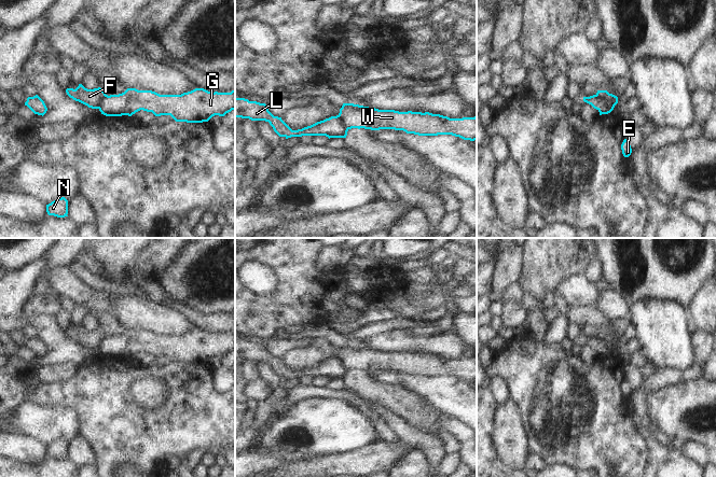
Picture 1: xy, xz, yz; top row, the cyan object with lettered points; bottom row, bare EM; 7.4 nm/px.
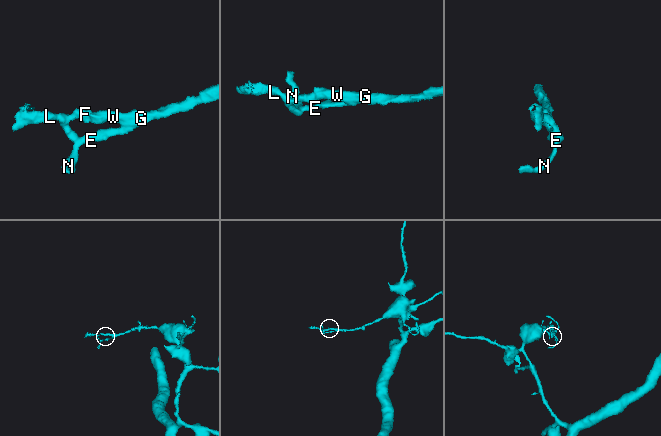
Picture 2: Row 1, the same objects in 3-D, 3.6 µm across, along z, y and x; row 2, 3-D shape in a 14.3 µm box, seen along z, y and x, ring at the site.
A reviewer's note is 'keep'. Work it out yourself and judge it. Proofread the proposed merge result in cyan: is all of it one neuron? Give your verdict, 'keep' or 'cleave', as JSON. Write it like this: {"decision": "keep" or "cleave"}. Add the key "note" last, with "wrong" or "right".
{"decision": "cleave", "note": "wrong"}

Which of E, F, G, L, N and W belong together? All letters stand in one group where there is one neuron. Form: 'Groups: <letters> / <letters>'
Groups: E G N W / F L.

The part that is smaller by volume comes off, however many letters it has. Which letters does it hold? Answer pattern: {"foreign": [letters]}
{"foreign": ["F", "L"]}

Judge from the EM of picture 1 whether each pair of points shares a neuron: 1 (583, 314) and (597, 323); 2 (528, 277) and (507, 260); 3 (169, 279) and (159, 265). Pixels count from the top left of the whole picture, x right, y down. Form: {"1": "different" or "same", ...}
{"1": "same", "2": "different", "3": "different"}

